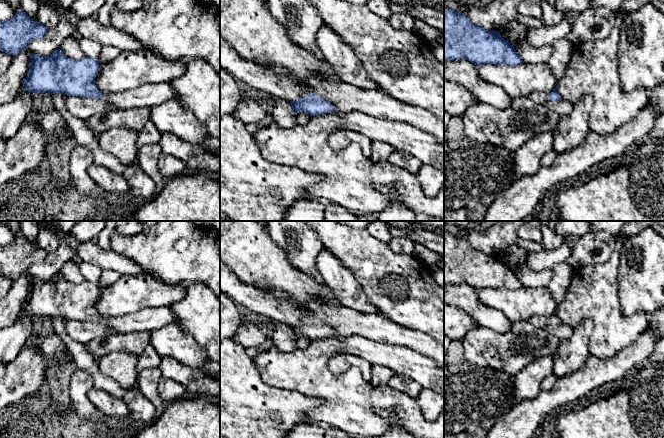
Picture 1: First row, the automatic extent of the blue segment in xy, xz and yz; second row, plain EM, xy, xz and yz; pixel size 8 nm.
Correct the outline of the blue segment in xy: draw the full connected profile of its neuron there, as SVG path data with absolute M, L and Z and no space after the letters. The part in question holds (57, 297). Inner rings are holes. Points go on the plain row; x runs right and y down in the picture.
M59 272L50 280L30 279L31 286L23 311L34 317L48 316L103 323L117 333L154 331L177 318L168 306L142 308L131 314L104 318L95 309L99 287L85 281L81 284L68 282Z

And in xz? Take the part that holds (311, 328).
M324 306L315 311L313 318L308 318L298 325L290 326L290 328L295 337L304 336L310 340L332 336L343 338L359 335L371 341L400 345L433 359L444 368L443 344L428 335L398 325L383 314L365 314L343 306L337 308Z

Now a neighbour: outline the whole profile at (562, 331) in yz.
M560 323L558 325L552 325L552 324L548 324L544 330L547 332L547 334L549 336L553 336L558 338L559 340L564 340L569 338L572 334L574 329L564 323Z

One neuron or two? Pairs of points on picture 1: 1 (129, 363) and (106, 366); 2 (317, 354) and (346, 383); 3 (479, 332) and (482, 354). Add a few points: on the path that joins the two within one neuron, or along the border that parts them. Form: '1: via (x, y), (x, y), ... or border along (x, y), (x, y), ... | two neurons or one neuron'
1: via (123, 365), (112, 365) | one neuron
2: via (317, 364), (336, 383) | one neuron
3: via (480, 337), (482, 349) | one neuron

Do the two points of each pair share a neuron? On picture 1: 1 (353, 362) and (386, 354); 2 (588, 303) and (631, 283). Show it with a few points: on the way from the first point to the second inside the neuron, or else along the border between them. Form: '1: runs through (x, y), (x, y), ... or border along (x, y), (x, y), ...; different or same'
1: border along (343, 352), (363, 357), (371, 365); different
2: border along (618, 265), (618, 297), (622, 312); different

